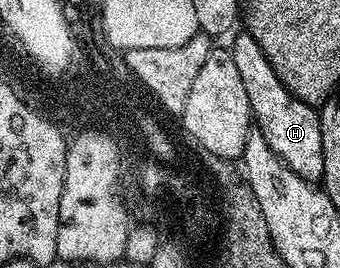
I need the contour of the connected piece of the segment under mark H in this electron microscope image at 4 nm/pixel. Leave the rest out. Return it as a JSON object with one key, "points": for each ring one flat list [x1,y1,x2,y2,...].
{"points":[[241,34,230,51,234,58,234,66,238,66,238,75,242,78,242,86,246,90,246,98,250,102,252,119,255,127,266,138,270,150,278,154,278,158,294,174,303,180,319,181,324,175,322,166,322,130,320,129,320,113,313,105,302,102,274,74,274,66,262,54,258,42,247,34]]}

